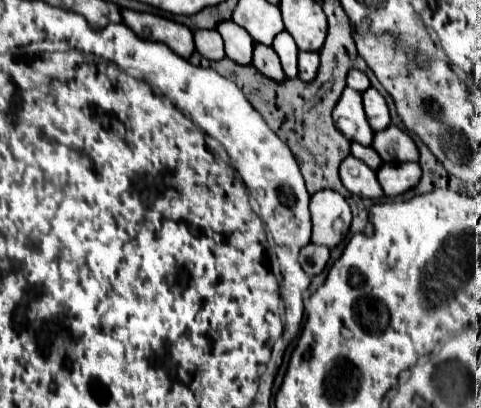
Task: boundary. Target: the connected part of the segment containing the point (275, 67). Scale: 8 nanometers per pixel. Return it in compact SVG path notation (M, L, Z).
M254 43L254 55L252 55L252 65L264 73L266 77L274 79L274 81L282 81L284 79L284 71L280 65L280 59L276 55L276 51L268 45L258 45Z

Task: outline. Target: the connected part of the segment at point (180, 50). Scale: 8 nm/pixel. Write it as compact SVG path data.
M122 9L120 13L122 13L122 23L130 27L140 39L160 41L184 59L192 55L194 39L192 39L192 31L186 29L186 25L180 25L176 21L152 13L138 13L130 9Z

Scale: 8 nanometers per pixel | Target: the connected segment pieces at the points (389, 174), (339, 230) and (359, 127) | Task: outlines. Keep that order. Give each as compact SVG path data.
M384 163L376 173L388 197L406 193L422 177L422 169L418 163Z
M322 189L312 195L312 243L336 247L348 233L352 211L346 199L332 189Z
M350 87L342 91L342 97L338 99L338 105L334 107L332 119L336 127L350 139L362 145L372 143L374 131L370 129L364 109L362 109L362 95Z

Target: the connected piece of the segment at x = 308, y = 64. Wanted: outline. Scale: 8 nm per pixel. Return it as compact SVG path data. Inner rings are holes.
M298 53L298 77L302 81L312 81L318 71L318 53Z

